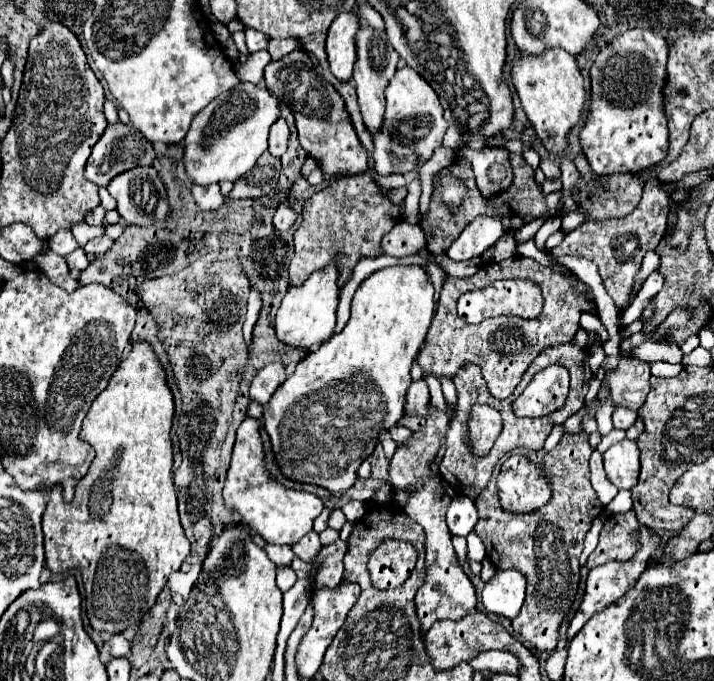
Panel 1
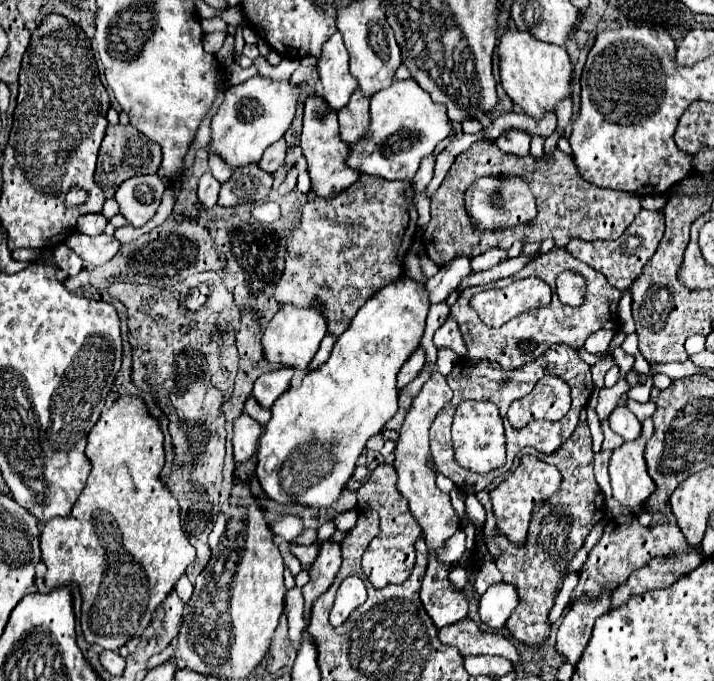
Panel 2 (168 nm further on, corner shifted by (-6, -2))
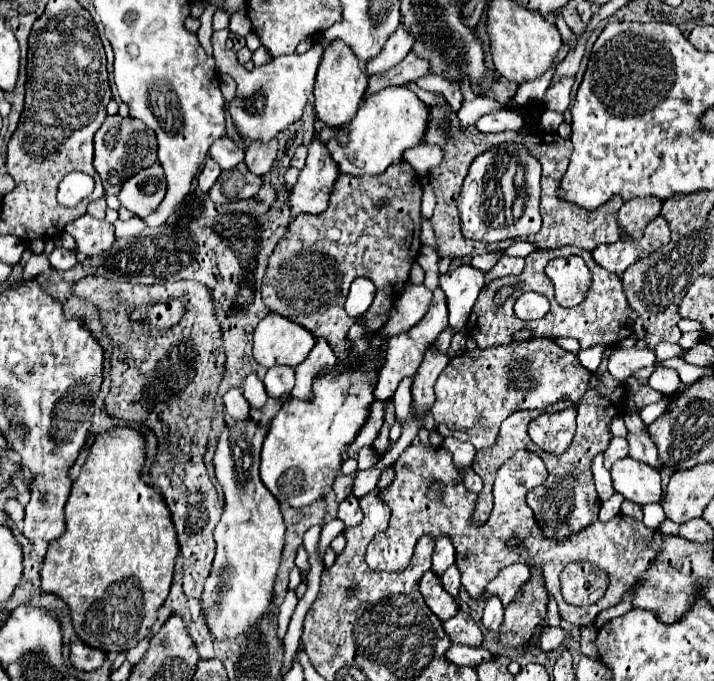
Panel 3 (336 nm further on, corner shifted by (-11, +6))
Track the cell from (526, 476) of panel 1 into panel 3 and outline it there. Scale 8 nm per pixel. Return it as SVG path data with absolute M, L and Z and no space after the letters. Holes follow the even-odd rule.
M412 442L402 452L402 456L394 462L392 468L396 472L392 486L378 492L380 498L390 506L390 524L384 532L376 534L372 542L368 544L368 552L366 552L368 566L372 570L400 572L410 564L414 546L422 534L430 534L436 538L452 536L452 544L456 544L456 566L462 574L462 586L474 600L486 598L486 586L490 580L498 576L500 568L506 568L508 564L514 564L514 562L524 562L528 566L538 566L542 570L548 598L554 598L558 602L562 620L568 620L574 626L592 624L602 610L610 608L612 604L620 604L620 600L624 598L624 592L628 592L634 586L636 578L646 568L650 568L664 540L662 532L648 530L624 514L618 514L608 522L596 520L594 524L584 528L584 532L576 532L576 536L570 536L564 540L544 538L542 530L538 528L534 520L530 506L524 502L524 490L532 490L540 486L546 480L548 472L544 462L530 450L518 450L499 468L494 482L494 510L484 526L470 524L477 494L464 488L464 482L462 482L464 474L454 466L452 454L446 448L442 446L428 448L420 442ZM434 482L444 484L440 502L430 502L426 496L428 484L434 484ZM512 536L518 536L522 540L522 546L508 548L506 540ZM572 560L588 560L594 566L606 570L610 576L608 592L594 606L588 606L588 608L570 606L564 602L560 594L558 574Z

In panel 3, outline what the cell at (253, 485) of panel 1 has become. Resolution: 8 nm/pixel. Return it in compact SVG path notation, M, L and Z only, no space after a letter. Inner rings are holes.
M230 388L224 394L224 406L226 414L234 420L246 420L250 416L250 406L242 396L242 388Z

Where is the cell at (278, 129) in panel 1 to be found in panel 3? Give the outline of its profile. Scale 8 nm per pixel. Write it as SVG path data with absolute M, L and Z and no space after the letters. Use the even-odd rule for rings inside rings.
M272 138L268 144L260 144L260 142L250 142L250 146L246 148L246 166L252 174L256 176L264 176L272 162L276 160L276 150L278 150L278 142Z

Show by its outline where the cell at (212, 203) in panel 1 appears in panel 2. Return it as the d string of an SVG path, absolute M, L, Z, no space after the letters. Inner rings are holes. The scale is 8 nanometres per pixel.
M205 172L199 180L199 188L197 188L197 194L199 194L199 200L201 204L205 204L207 208L213 208L217 206L217 200L219 200L219 188L221 184L213 178L211 172Z

